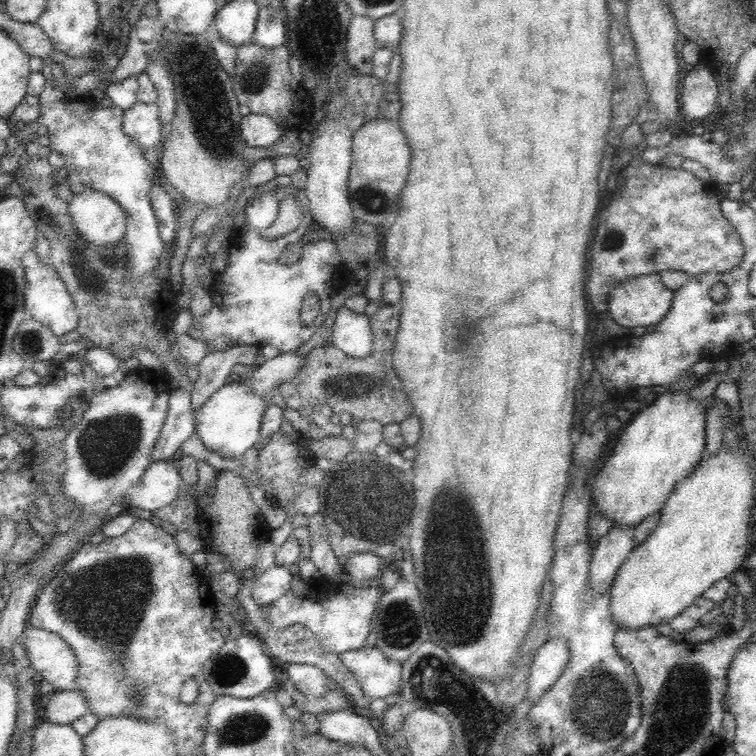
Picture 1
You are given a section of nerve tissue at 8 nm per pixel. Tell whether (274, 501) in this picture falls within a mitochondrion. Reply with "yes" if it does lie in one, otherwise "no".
no

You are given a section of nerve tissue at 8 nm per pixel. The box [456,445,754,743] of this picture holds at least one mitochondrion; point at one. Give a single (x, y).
(692, 676)

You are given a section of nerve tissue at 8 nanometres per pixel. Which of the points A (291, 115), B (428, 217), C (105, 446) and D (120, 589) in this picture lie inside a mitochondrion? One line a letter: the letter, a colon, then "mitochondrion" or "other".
A: other
B: other
C: mitochondrion
D: mitochondrion

